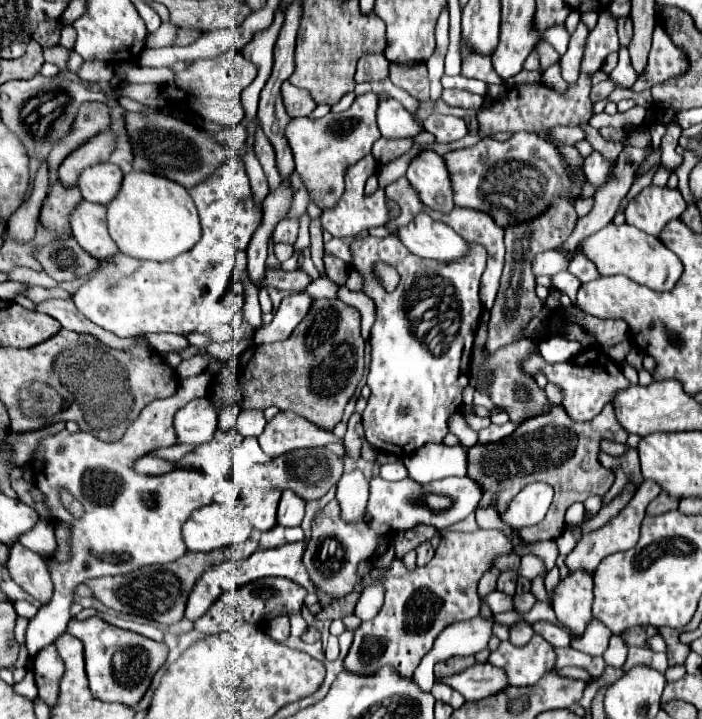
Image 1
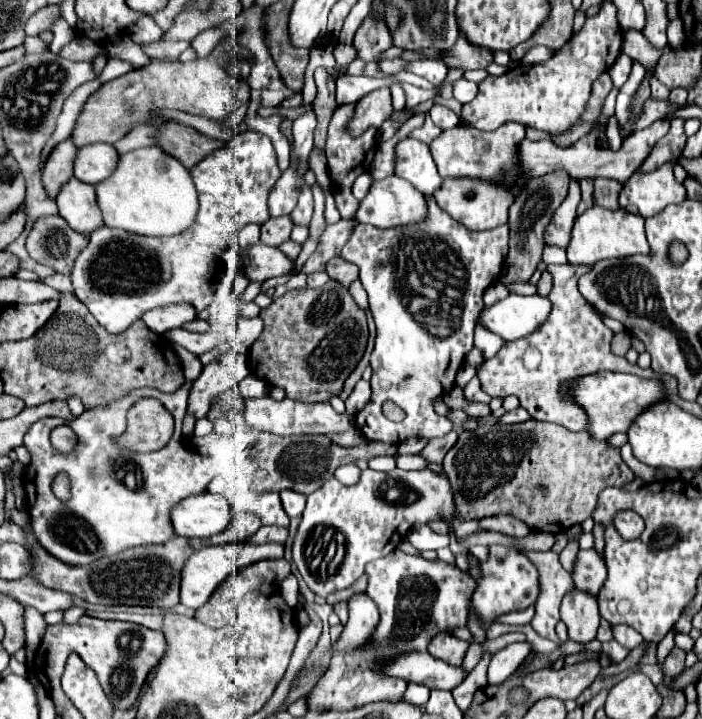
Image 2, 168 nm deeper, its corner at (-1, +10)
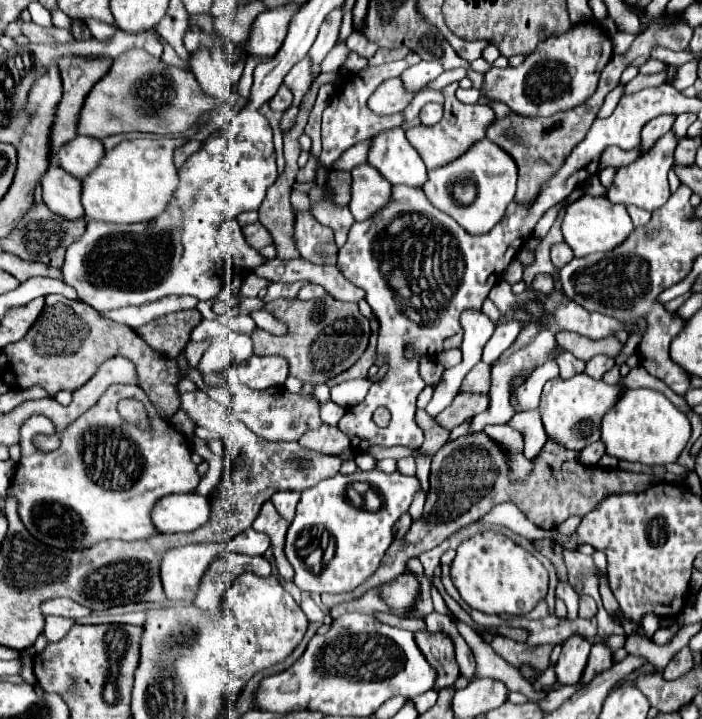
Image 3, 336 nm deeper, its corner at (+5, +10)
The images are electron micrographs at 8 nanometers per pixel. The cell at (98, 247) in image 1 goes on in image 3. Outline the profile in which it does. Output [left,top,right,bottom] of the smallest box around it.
[41,167,83,219]

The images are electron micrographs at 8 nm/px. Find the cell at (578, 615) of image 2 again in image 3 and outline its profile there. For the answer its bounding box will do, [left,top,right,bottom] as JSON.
[555,635,591,685]

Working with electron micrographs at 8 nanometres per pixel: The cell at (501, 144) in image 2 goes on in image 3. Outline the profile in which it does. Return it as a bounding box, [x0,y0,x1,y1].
[405,83,495,169]

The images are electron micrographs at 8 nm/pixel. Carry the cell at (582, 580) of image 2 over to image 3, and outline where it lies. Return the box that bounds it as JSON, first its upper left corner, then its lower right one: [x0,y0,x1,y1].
[581,595,597,619]

